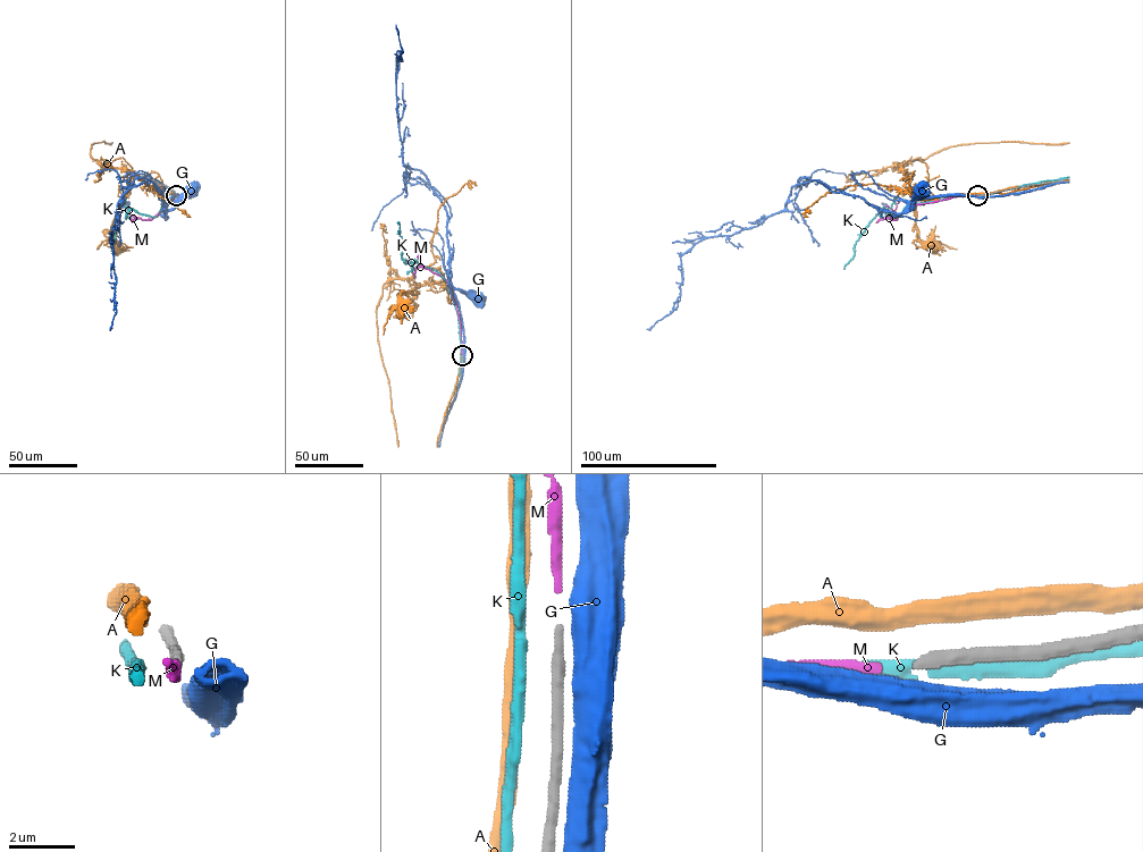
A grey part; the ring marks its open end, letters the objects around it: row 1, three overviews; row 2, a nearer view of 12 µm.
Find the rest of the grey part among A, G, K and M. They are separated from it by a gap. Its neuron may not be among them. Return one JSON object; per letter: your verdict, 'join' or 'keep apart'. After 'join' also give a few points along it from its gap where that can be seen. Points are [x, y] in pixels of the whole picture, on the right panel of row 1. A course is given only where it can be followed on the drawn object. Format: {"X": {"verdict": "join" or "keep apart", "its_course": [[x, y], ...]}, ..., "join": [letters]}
{"A": {"verdict": "keep apart"}, "G": {"verdict": "keep apart"}, "K": {"verdict": "keep apart"}, "M": {"verdict": "join", "its_course": [[976, 195], [913, 204], [896, 220], [889, 216], [894, 211], [881, 203]]}, "join": ["M"]}

